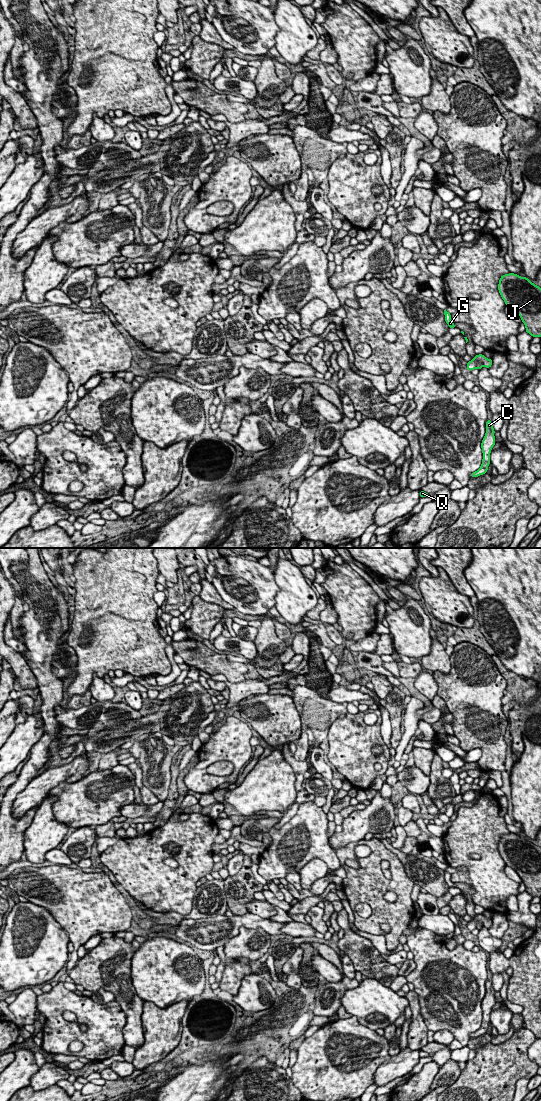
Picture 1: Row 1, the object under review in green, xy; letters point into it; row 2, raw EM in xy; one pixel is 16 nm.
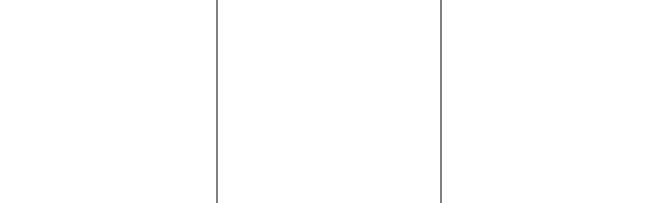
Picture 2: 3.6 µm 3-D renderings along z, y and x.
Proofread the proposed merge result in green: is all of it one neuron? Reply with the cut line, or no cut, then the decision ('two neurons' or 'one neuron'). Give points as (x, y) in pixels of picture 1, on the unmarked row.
cut in xy along (483, 924), (478, 923), (475, 928); two neurons

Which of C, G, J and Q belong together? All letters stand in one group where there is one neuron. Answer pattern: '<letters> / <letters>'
C G Q / J

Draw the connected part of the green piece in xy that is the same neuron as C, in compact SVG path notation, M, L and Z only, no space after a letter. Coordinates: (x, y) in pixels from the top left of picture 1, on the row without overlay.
M487 979L486 993L481 1003L481 1008L483 1013L482 1024L477 1031L471 1033L471 1038L478 1037L480 1035L487 1033L488 1026L490 1024L490 1013L491 1013L492 1007L496 1003L494 993L495 993L495 990L493 988L492 981Z

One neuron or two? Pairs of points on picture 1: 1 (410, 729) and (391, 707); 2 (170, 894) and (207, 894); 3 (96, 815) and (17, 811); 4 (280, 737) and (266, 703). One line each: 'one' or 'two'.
1: two
2: two
3: one
4: one

